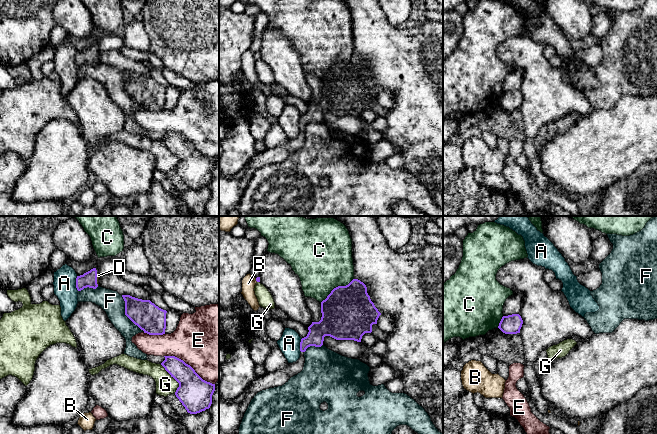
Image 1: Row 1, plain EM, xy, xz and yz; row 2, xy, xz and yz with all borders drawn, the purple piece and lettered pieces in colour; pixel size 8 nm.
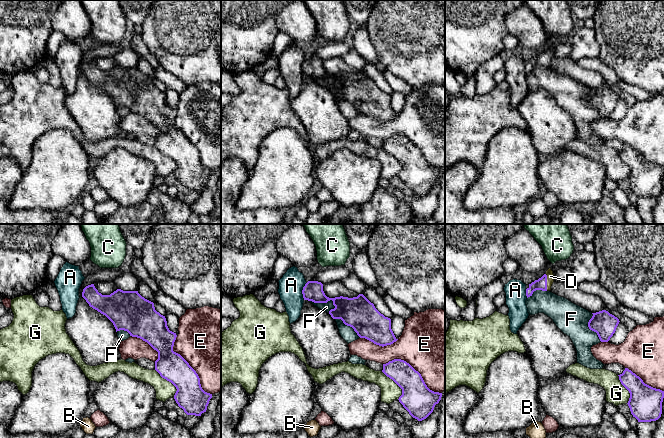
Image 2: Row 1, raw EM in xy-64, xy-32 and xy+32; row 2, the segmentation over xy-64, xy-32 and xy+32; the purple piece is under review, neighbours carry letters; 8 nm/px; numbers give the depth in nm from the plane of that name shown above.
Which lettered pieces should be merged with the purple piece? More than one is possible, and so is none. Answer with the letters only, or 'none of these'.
D

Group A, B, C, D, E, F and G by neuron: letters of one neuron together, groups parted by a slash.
A / B / C / D / E / F / G

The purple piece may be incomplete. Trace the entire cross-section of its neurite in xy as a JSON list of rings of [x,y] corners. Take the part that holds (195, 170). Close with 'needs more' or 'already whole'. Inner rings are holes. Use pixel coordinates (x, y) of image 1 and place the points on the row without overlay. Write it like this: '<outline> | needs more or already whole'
[[[164,132],[161,141],[178,159],[175,171],[188,189],[197,190],[209,185],[215,160],[203,156],[195,146],[175,132]]] | already whole

